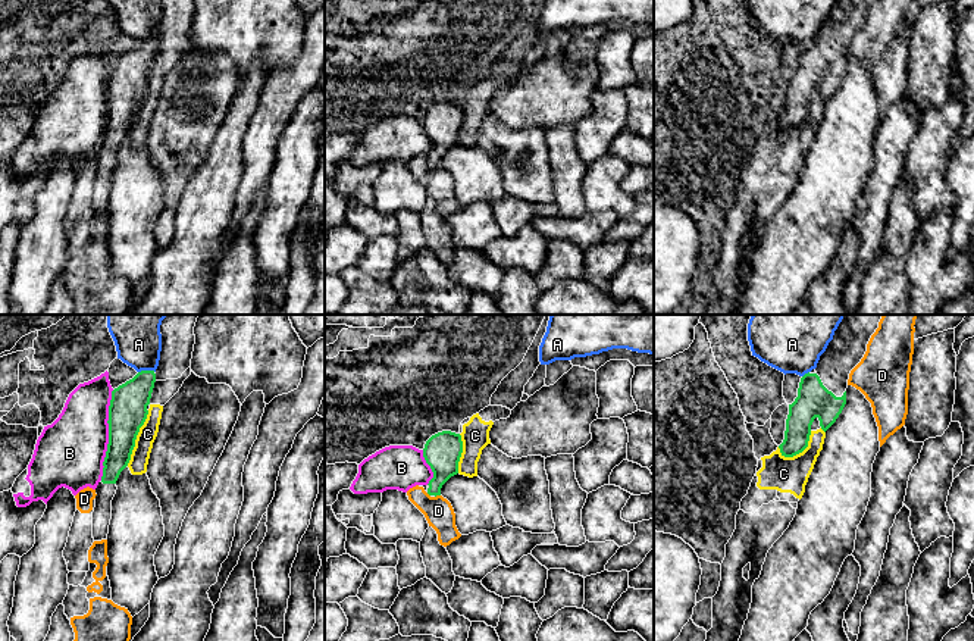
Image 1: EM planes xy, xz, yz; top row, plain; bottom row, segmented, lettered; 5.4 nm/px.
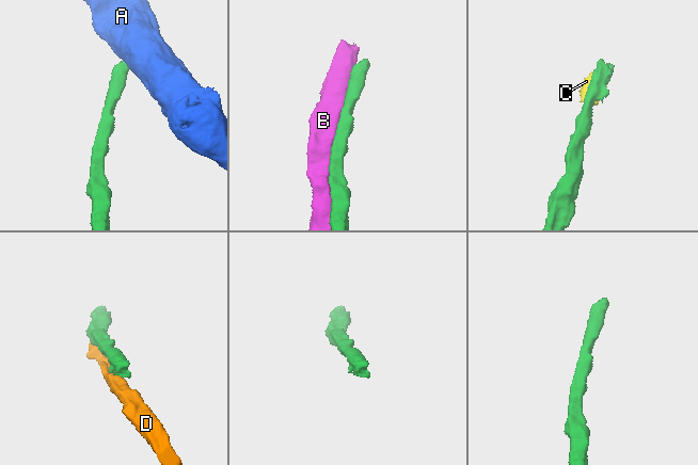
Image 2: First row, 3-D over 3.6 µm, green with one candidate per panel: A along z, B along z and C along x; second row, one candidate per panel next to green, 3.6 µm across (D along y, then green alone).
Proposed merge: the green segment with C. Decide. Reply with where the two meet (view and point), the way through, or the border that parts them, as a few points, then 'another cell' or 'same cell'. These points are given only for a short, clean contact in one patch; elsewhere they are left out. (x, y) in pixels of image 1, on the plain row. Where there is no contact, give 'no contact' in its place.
xy (135, 109) | another cell

